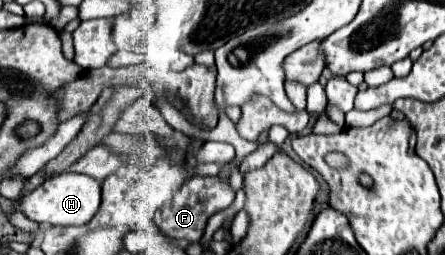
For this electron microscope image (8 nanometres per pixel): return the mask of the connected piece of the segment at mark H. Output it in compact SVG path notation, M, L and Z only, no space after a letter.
M80 173L54 175L20 201L20 209L30 221L48 225L84 225L96 215L98 207L100 207L100 183Z

